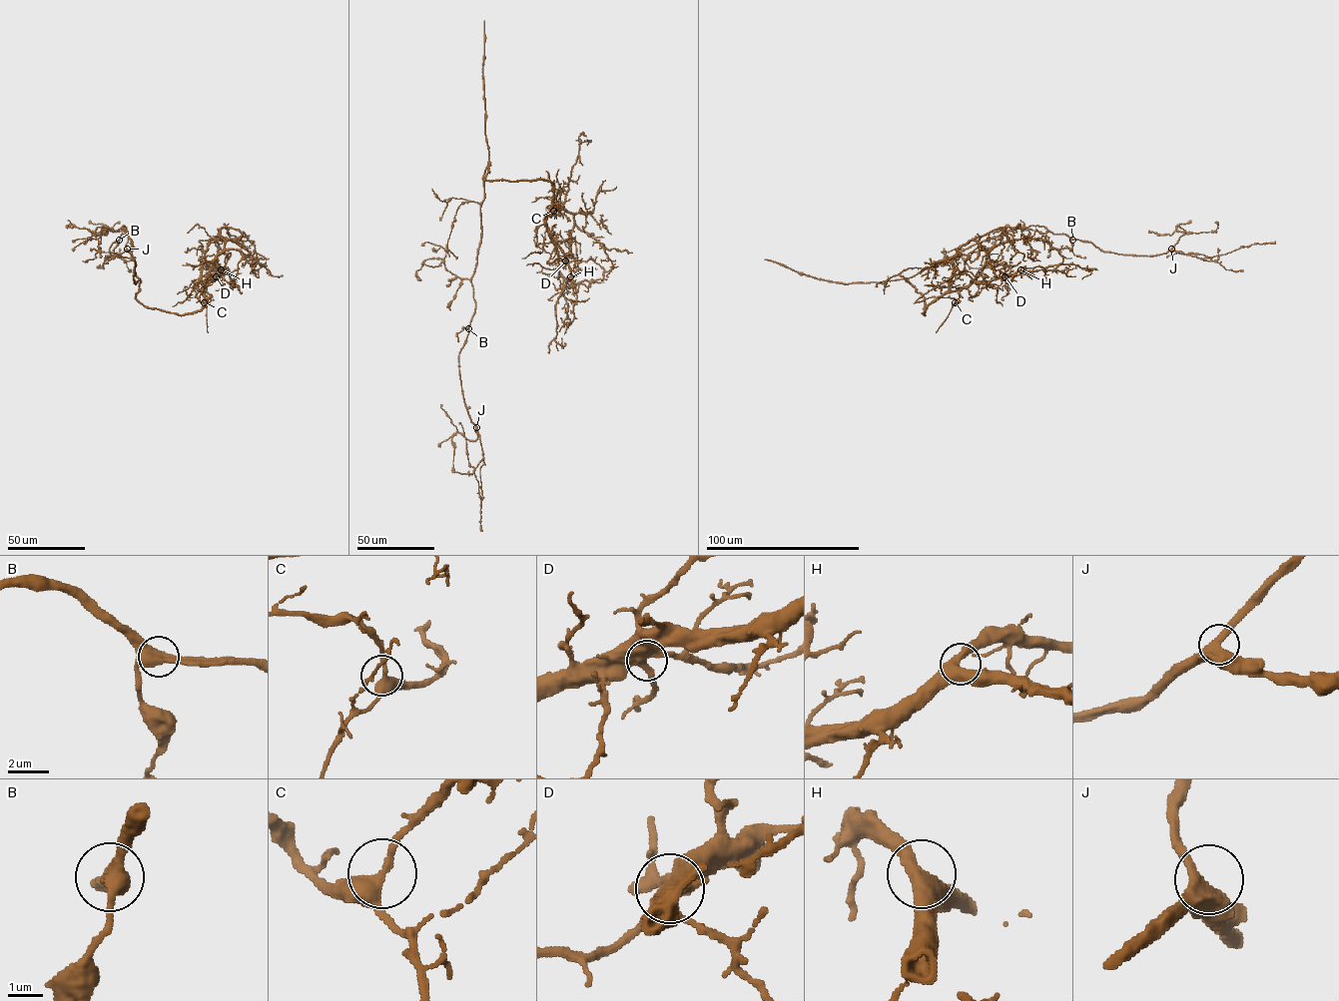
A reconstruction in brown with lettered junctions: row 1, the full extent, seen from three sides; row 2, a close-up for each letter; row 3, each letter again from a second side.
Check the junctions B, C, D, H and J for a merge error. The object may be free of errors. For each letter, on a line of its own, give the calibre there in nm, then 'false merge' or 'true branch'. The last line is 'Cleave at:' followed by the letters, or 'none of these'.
B: 420 nm thick; true branch
C: 320 nm thick; true branch
D: 440 nm thick; true branch
H: 420 nm thick; true branch
J: 440 nm thick; true branch
Cleave at: none of these

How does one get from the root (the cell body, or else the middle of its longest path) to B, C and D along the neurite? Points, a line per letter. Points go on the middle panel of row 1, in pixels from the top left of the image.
B: (480, 206), (481, 242), (471, 279), (475, 308), (468, 328)
C: (480, 206), (484, 173), (489, 163), (486, 181), (548, 180), (553, 185), (553, 198), (545, 216), (553, 211)
D: (480, 206), (484, 173), (489, 163), (486, 181), (548, 180), (553, 185), (553, 198), (546, 228), (565, 260)

